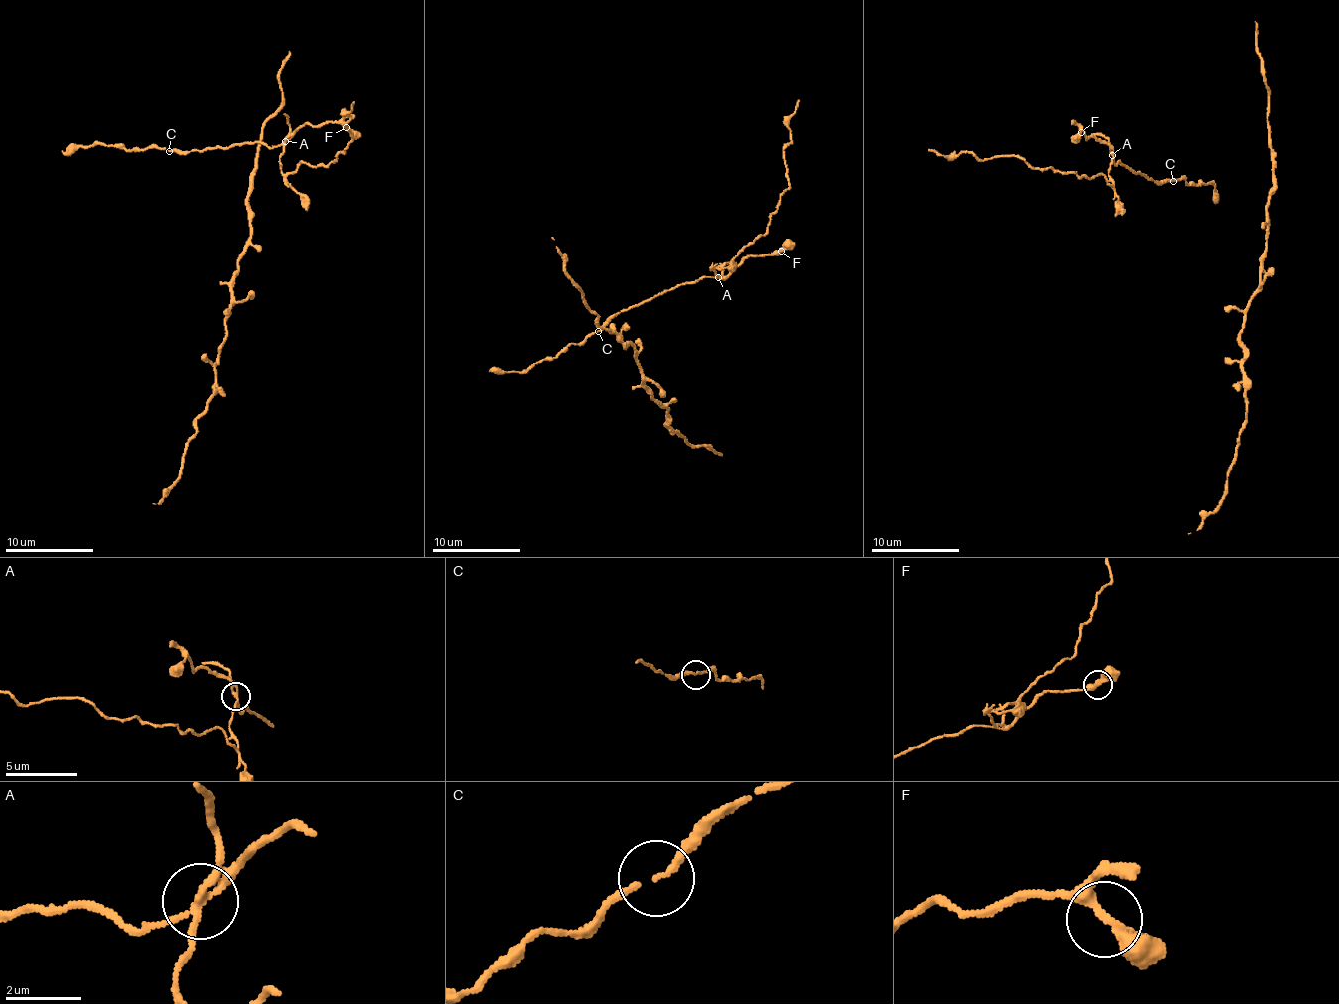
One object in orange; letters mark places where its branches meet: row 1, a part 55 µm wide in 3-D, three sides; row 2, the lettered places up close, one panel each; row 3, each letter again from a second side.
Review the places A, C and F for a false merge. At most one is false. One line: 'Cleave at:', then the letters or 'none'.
Cleave at: A

